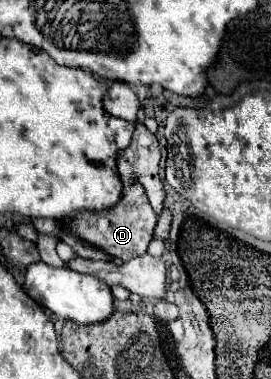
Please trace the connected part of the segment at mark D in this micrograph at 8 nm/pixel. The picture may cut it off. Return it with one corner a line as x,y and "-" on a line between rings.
132,181
130,185
124,185
122,197
116,203
116,207
104,209
104,211
78,211
60,221
62,221
62,227
74,237
78,237
80,241
112,257
120,257
122,261
128,261
136,255
146,253
156,227
156,213
150,207
142,187
138,187
138,181

